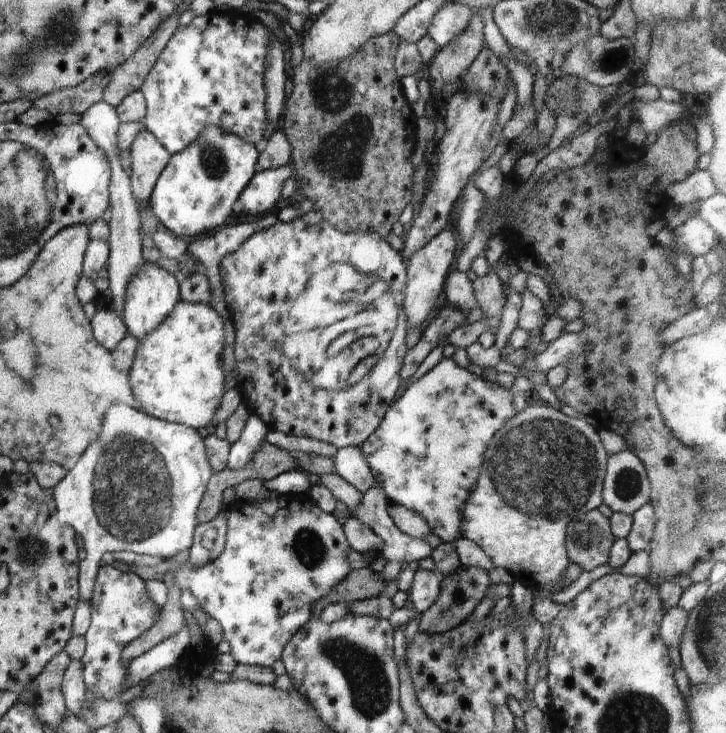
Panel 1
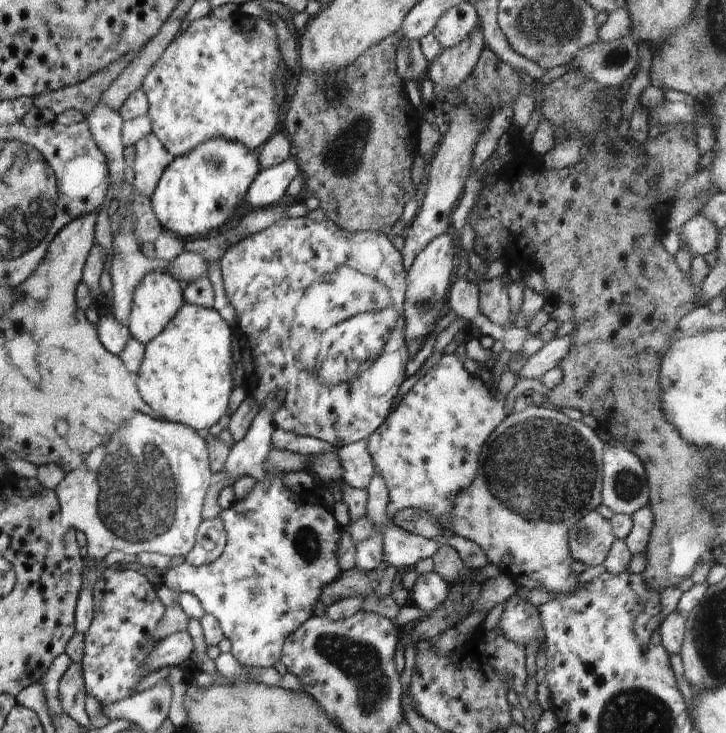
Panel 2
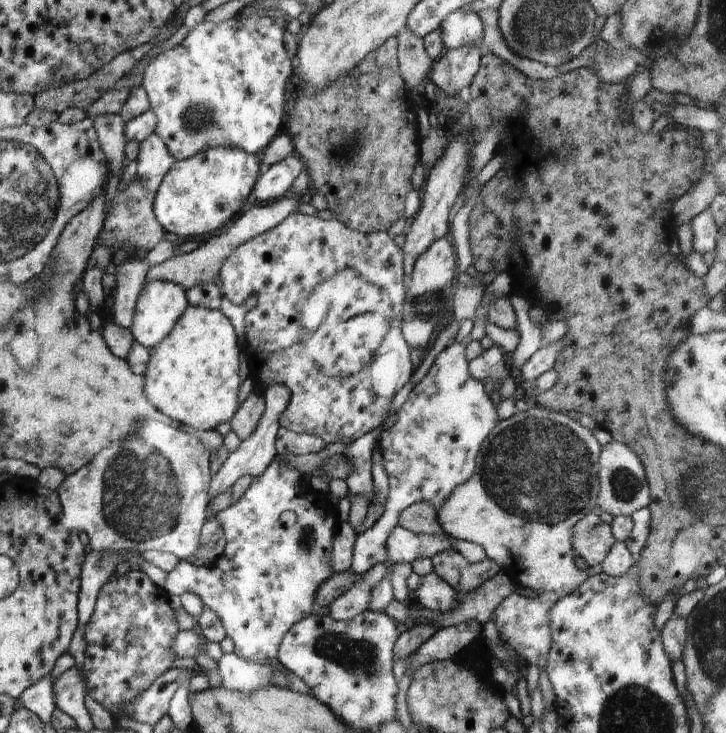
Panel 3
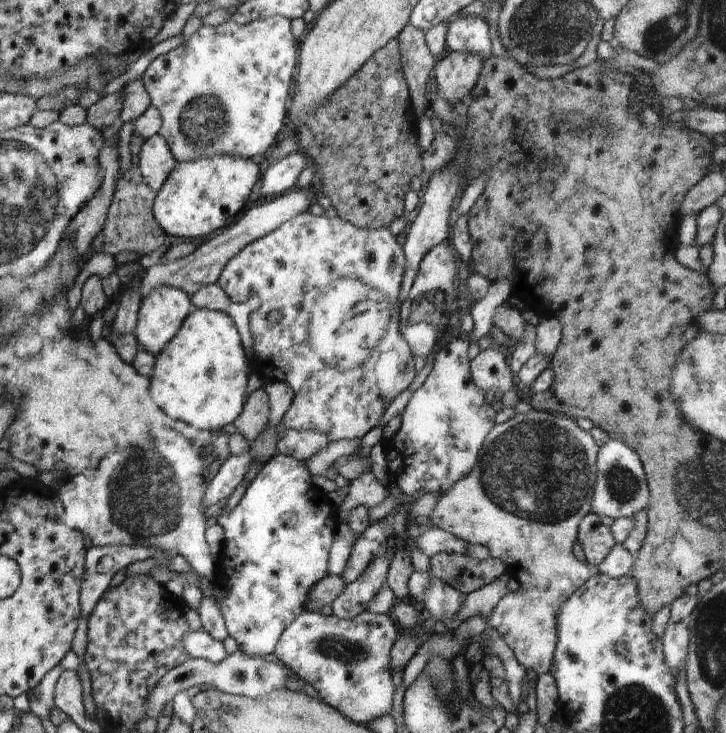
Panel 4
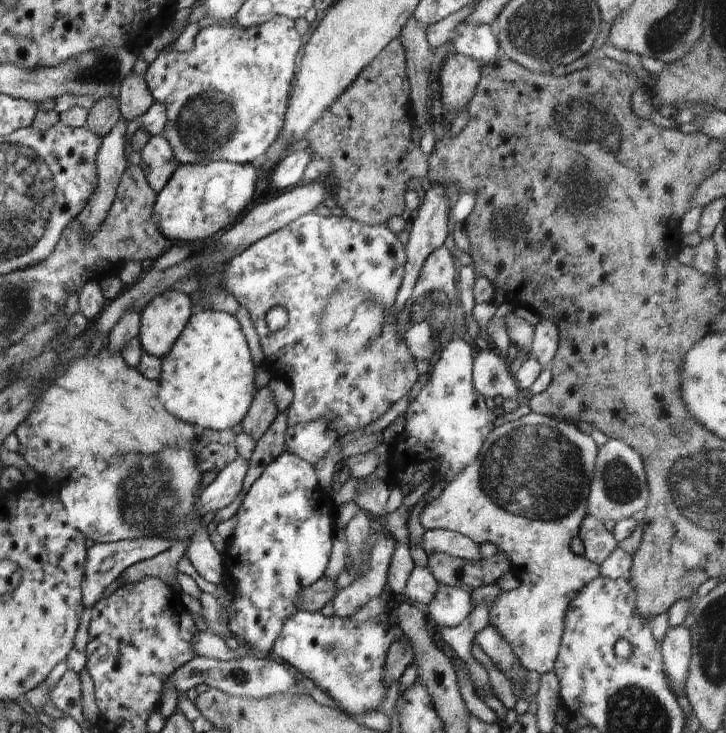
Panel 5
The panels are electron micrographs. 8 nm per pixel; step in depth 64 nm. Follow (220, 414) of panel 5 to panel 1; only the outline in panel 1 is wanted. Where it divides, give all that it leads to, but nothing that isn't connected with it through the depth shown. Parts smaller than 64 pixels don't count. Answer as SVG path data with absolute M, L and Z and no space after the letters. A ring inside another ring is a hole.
M179 301L156 331L138 339L129 386L146 415L192 429L205 429L225 394L221 355L223 318L209 304Z

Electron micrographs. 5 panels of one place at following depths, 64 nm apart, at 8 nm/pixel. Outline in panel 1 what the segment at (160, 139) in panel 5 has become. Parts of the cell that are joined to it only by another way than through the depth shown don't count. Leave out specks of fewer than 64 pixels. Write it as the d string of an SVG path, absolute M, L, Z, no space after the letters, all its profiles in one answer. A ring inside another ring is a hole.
M146 129L129 145L132 175L131 190L137 203L150 203L154 186L168 165L171 155Z

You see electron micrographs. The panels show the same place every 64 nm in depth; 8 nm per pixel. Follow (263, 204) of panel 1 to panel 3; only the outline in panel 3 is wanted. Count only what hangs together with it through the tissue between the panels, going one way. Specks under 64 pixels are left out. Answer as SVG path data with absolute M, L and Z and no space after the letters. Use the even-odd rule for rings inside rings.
M289 154L282 162L260 174L252 192L258 202L274 202L291 193L292 182L306 168L298 154Z

